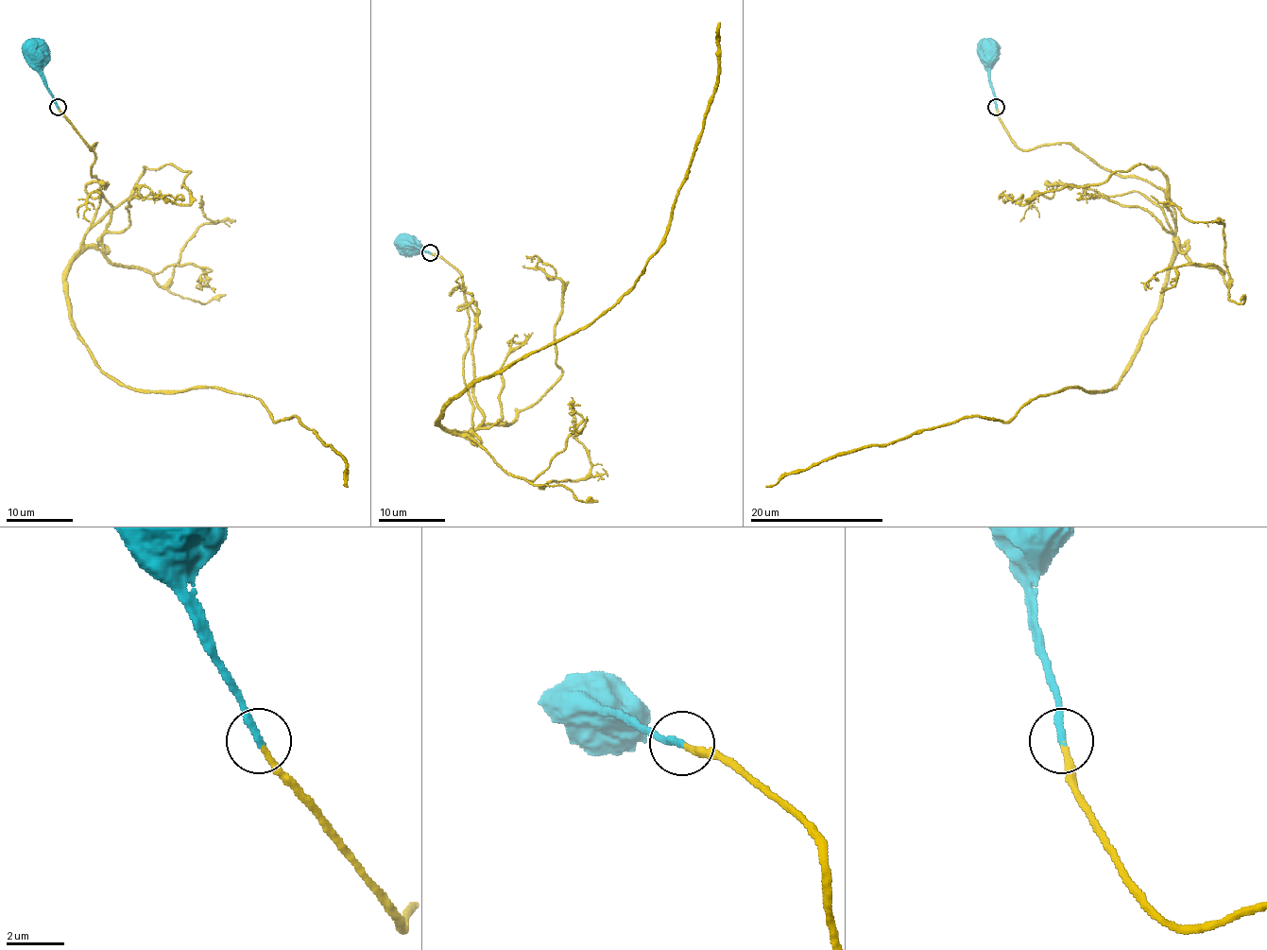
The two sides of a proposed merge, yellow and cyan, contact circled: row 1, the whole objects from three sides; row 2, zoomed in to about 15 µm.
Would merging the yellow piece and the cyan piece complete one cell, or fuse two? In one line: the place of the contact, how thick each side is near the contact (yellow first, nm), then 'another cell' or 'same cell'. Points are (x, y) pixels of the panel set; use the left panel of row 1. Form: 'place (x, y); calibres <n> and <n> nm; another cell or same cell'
place (58, 107); calibres 220 and 280 nm; same cell

